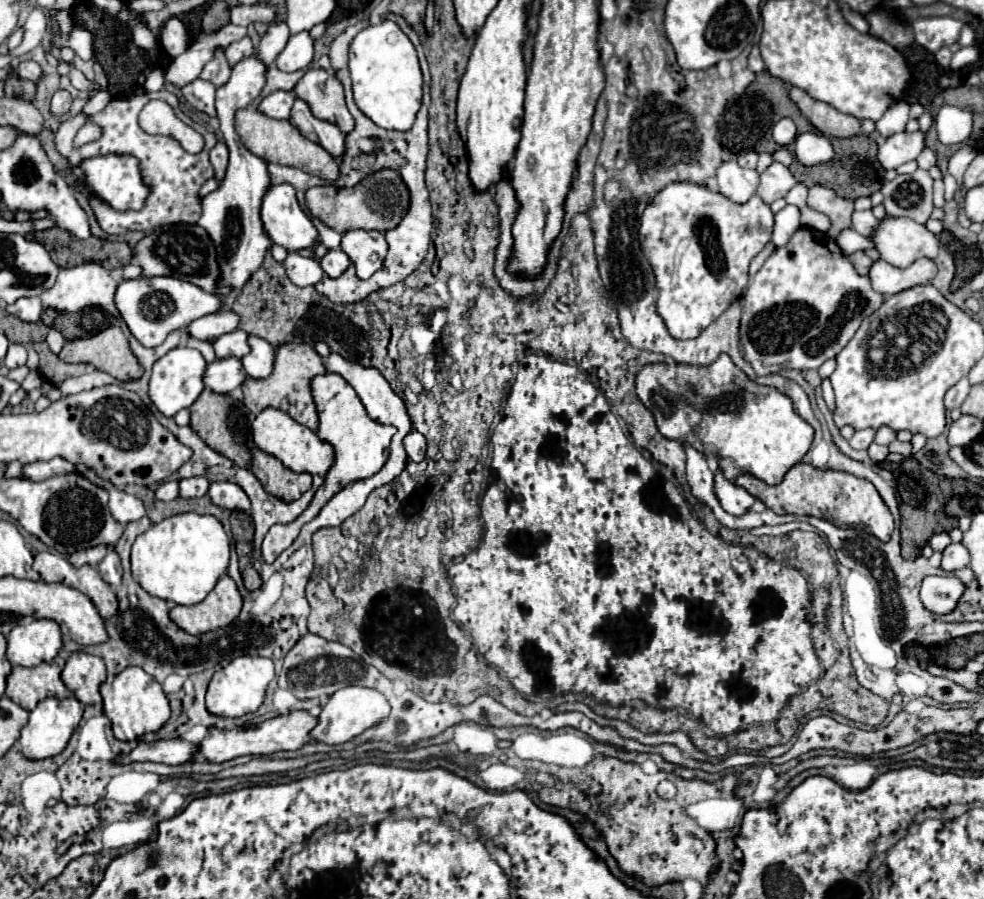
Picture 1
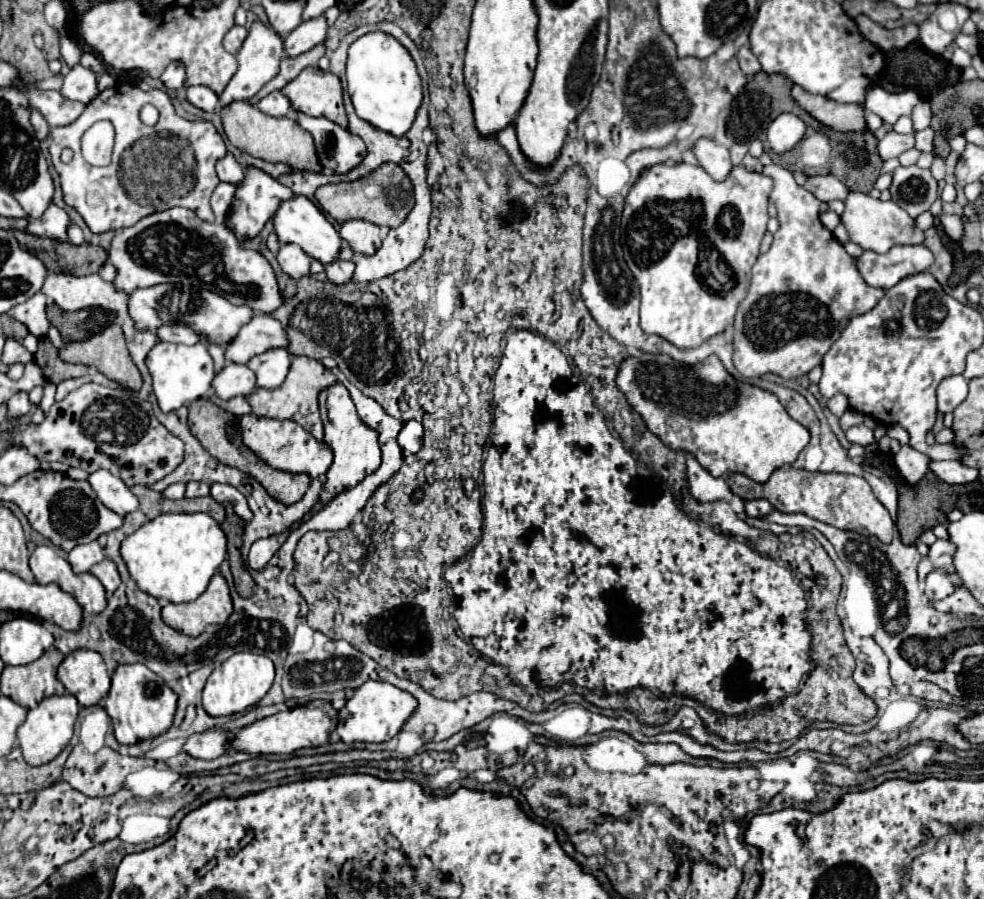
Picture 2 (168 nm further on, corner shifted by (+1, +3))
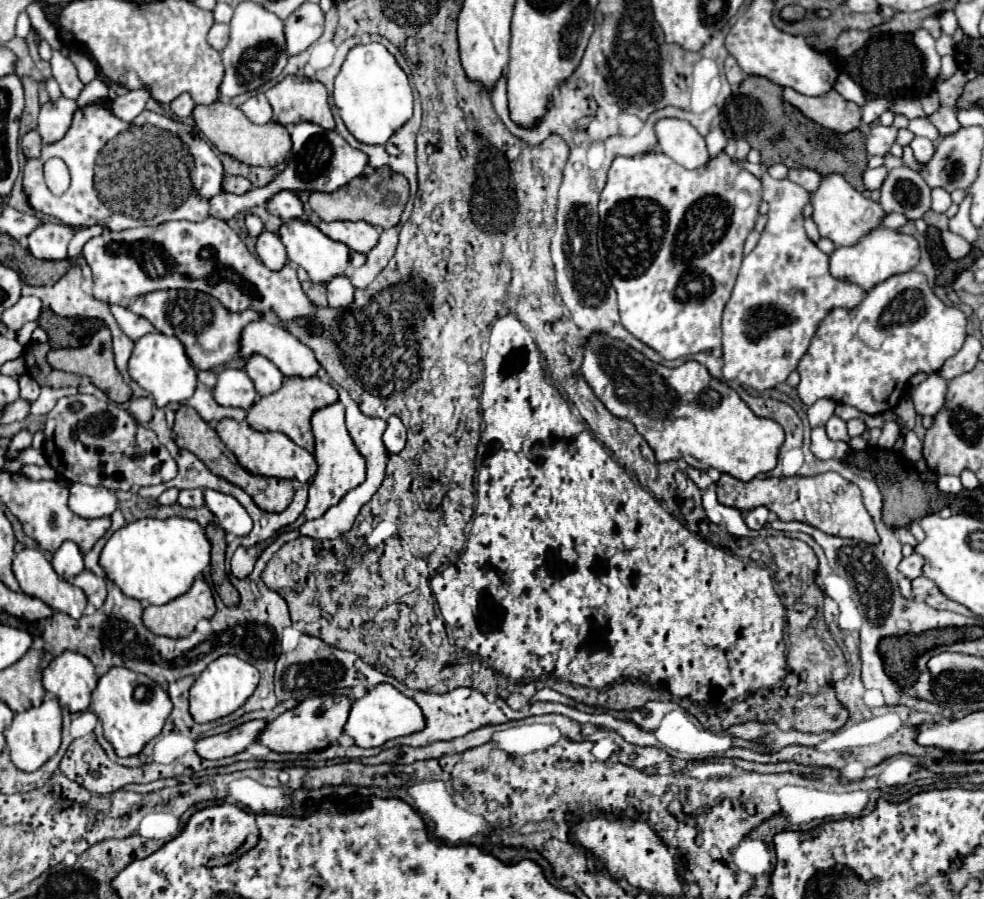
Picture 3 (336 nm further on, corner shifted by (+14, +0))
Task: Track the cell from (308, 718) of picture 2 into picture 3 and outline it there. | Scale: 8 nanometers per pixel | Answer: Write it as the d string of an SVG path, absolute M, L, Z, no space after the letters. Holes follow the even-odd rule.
M322 695L306 699L298 707L284 711L276 719L268 721L258 735L258 743L266 745L276 753L308 753L308 751L326 749L328 745L336 743L336 739L342 735L350 705L352 701L342 695Z

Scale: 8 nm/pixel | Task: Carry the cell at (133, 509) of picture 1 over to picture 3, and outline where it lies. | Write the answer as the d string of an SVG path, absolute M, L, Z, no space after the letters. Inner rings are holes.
M72 483L70 485L70 507L76 515L86 517L86 519L110 517L118 507L118 499L106 487Z

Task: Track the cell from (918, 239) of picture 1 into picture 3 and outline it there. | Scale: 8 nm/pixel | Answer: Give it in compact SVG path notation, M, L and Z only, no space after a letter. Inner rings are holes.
M842 175L824 177L820 187L810 195L810 203L814 207L812 219L818 225L820 235L834 241L836 247L858 245L868 233L872 233L876 227L880 227L882 219L886 217L886 211L880 207L880 203L866 199Z

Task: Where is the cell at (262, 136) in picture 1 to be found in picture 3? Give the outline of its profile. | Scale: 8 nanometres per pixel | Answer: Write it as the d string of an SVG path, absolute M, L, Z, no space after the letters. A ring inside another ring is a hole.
M216 101L212 105L196 105L196 111L192 113L192 117L196 119L196 127L214 143L214 147L220 153L232 155L234 159L238 159L246 165L276 167L286 159L286 155L292 149L292 139L284 125L280 125L276 121L256 125L238 107L224 103L224 101Z

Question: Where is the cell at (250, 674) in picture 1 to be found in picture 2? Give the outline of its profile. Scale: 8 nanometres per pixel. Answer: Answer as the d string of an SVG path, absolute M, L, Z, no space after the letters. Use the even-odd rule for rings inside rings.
M239 652L217 666L211 676L207 678L203 690L203 708L209 716L231 716L237 712L247 710L249 706L257 704L273 684L273 662L263 654L253 652Z

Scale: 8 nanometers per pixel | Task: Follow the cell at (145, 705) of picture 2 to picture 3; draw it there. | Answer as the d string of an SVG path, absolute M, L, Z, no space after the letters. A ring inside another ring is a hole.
M112 667L106 675L98 679L98 687L92 693L90 709L98 715L104 727L104 737L112 743L120 757L138 755L142 747L154 739L172 711L172 701L168 693L146 675L134 673L126 667Z

